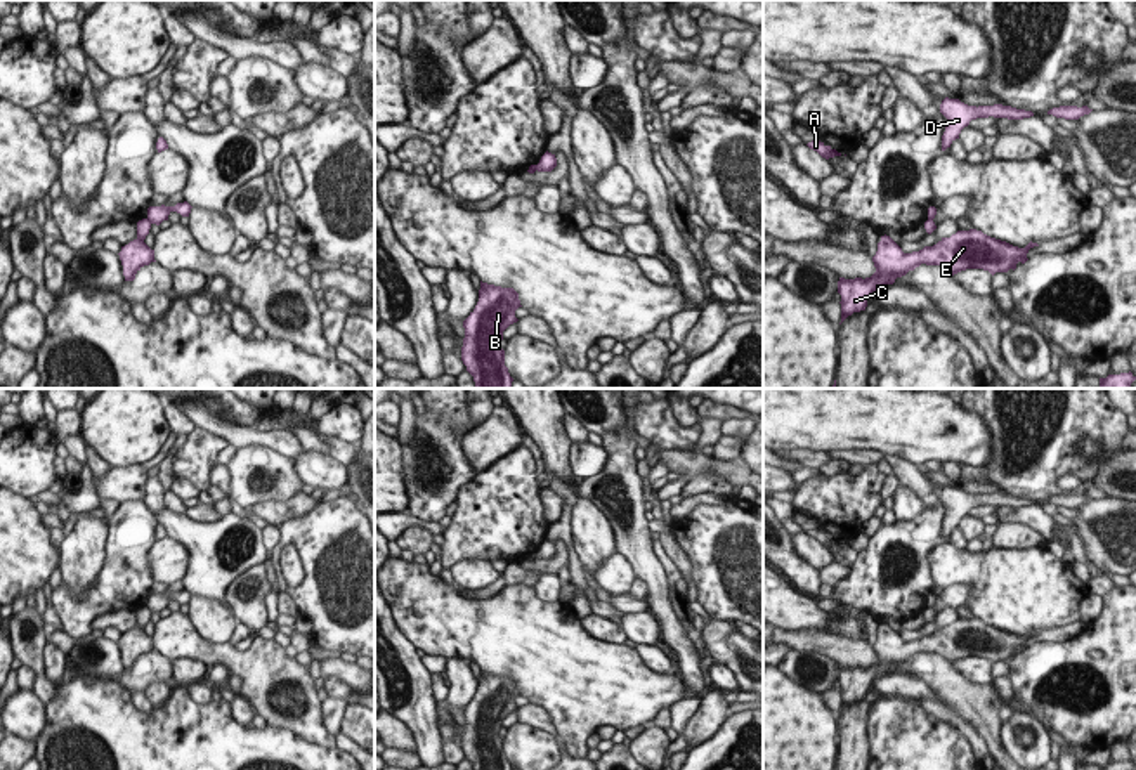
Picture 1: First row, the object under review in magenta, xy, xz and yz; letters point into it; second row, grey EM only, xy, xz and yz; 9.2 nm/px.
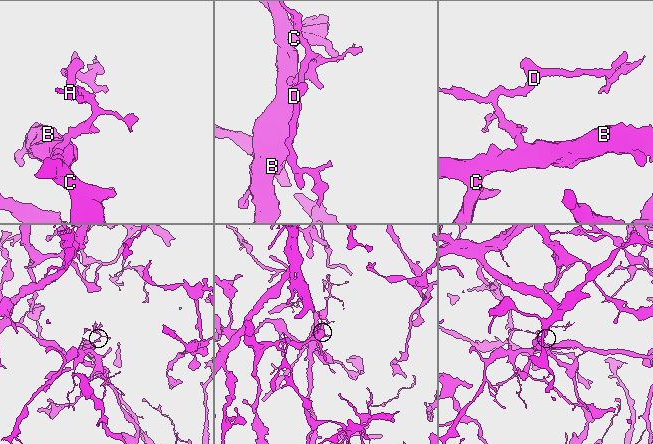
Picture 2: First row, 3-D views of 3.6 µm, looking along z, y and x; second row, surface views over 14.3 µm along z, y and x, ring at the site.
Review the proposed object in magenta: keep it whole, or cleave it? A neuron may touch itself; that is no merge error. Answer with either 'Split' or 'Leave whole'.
Split.

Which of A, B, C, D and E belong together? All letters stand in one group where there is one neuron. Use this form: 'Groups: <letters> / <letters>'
Groups: A D / B C E.

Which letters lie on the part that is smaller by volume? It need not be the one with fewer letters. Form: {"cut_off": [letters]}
{"cut_off": ["A", "D"]}

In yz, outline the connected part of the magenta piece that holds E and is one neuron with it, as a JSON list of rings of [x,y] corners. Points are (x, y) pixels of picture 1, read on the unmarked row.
[[[957,619],[950,626],[942,626],[933,635],[924,635],[919,640],[904,642],[902,636],[890,626],[881,624],[878,640],[872,645],[876,661],[871,666],[855,666],[838,669],[841,683],[841,711],[853,701],[865,699],[872,680],[893,673],[897,666],[905,664],[921,652],[938,654],[952,664],[966,657],[983,657],[992,664],[1016,657],[1016,652],[1025,652],[1030,636],[1039,635],[1028,631],[1025,636],[1013,635],[1006,630],[990,626],[982,619]]]

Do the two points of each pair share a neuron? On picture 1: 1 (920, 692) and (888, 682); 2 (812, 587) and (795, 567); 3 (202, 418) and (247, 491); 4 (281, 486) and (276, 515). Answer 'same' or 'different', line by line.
1: same
2: same
3: different
4: different

